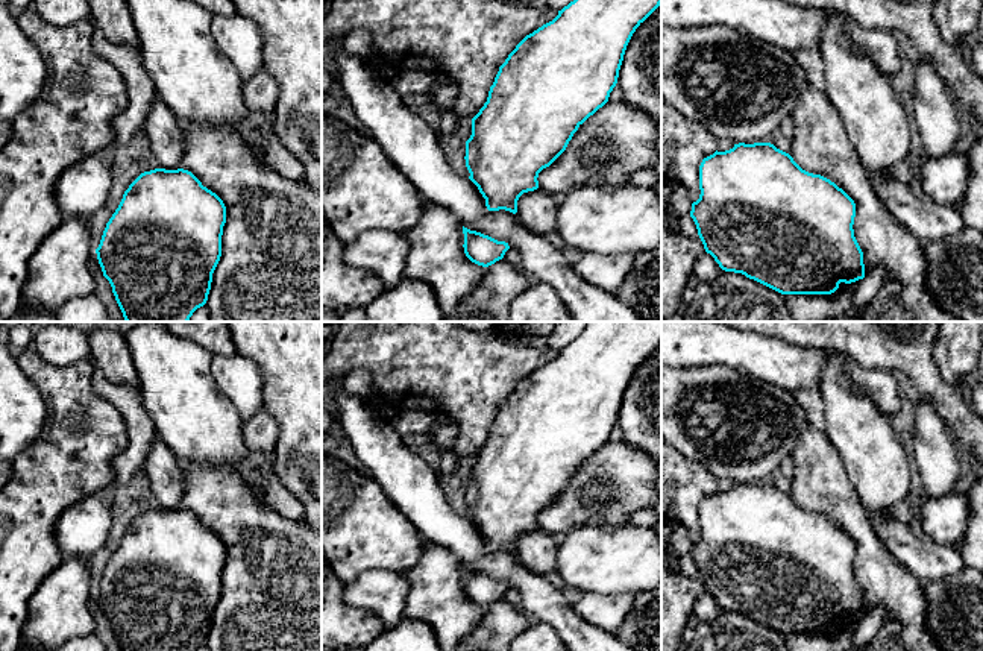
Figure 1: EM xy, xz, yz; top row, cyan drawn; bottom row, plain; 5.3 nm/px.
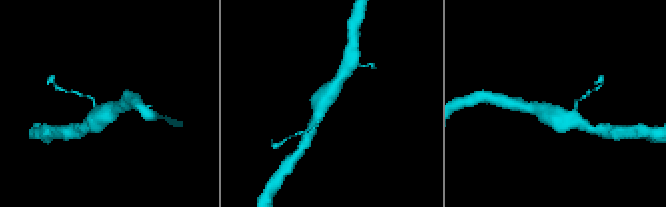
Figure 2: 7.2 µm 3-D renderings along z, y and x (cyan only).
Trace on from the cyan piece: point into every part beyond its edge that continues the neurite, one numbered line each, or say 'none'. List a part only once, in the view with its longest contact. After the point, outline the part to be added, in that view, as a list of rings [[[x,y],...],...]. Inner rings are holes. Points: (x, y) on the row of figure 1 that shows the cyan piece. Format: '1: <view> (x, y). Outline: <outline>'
none

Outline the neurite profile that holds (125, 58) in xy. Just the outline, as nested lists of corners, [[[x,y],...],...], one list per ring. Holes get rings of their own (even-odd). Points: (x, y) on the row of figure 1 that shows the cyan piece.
[[[94,29],[93,47],[103,59],[118,70],[129,94],[127,108],[114,120],[115,140],[112,146],[102,153],[105,158],[111,159],[143,126],[156,91],[141,62],[138,47],[114,44],[99,29]]]

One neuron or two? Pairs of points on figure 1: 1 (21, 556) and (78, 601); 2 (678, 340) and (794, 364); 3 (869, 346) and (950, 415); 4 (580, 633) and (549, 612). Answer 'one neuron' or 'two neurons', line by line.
1: two neurons
2: one neuron
3: one neuron
4: one neuron

